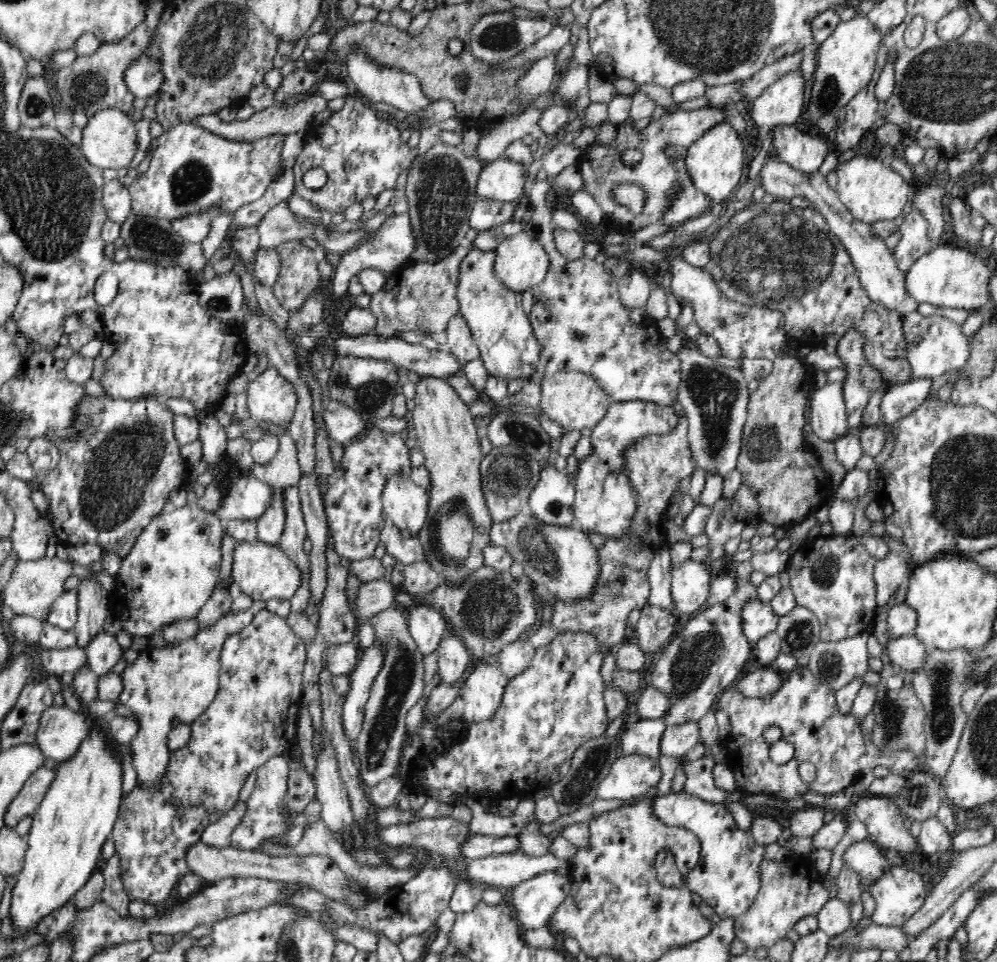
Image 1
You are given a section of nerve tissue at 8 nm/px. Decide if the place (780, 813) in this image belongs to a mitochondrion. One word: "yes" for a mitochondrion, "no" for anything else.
no

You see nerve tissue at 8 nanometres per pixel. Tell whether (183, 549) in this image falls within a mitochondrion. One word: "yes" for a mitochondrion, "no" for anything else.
no

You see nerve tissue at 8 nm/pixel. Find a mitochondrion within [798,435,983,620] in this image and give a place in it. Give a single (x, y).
(825, 569)

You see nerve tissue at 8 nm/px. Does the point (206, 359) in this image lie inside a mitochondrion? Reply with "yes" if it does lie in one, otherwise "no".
no

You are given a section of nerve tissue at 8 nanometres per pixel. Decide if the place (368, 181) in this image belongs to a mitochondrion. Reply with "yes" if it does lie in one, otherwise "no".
no

